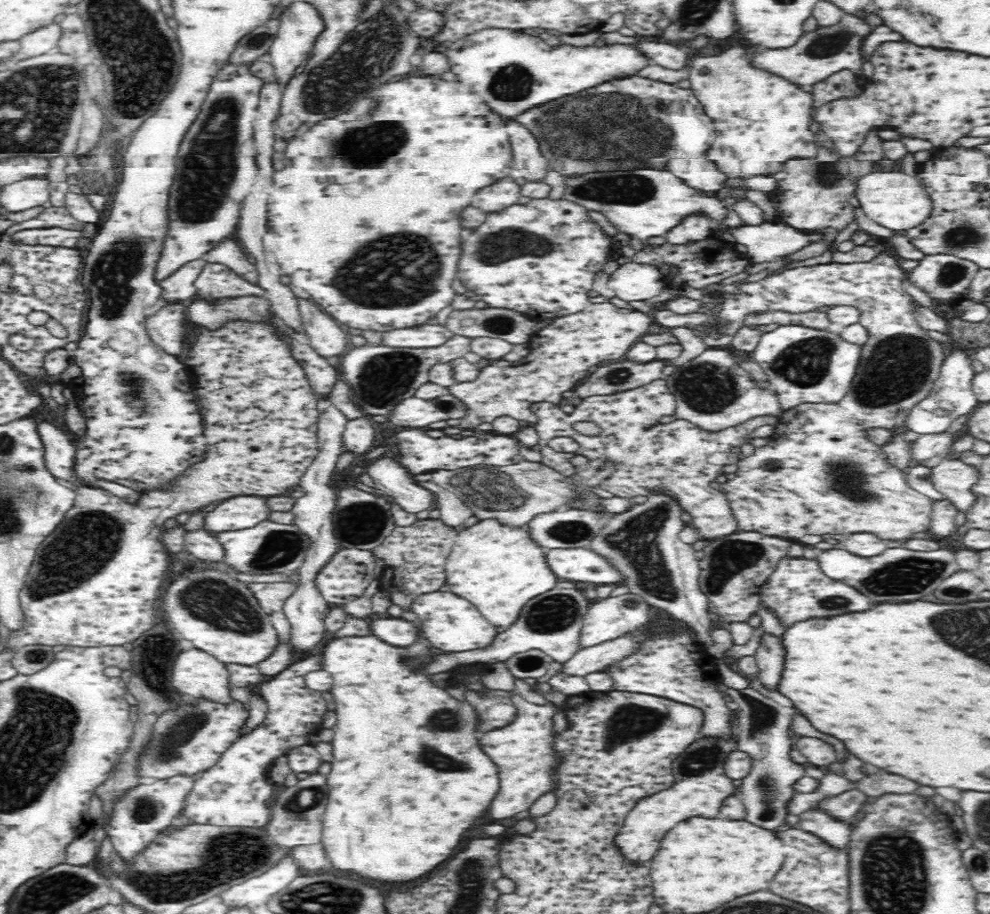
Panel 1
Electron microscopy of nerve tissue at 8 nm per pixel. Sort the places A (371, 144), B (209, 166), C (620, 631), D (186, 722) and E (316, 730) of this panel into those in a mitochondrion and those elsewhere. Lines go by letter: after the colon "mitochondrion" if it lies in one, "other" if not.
A: mitochondrion
B: mitochondrion
C: other
D: mitochondrion
E: other

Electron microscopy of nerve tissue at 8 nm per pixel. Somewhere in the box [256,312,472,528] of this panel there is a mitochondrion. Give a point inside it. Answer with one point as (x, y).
(383, 378)

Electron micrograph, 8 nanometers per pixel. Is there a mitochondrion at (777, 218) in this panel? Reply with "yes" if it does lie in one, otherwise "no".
no

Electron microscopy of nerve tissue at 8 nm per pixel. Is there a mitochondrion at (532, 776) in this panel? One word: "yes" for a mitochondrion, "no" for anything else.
no

